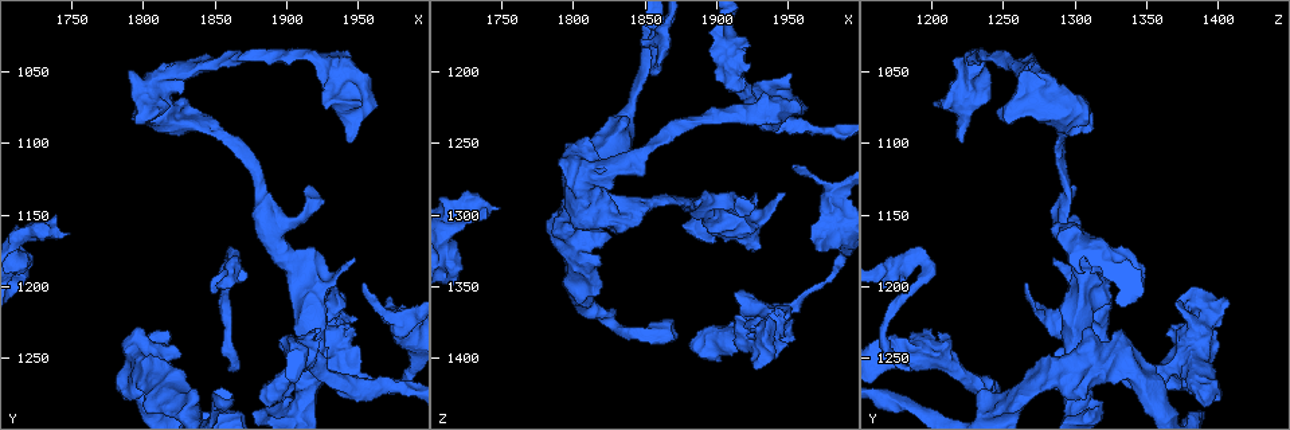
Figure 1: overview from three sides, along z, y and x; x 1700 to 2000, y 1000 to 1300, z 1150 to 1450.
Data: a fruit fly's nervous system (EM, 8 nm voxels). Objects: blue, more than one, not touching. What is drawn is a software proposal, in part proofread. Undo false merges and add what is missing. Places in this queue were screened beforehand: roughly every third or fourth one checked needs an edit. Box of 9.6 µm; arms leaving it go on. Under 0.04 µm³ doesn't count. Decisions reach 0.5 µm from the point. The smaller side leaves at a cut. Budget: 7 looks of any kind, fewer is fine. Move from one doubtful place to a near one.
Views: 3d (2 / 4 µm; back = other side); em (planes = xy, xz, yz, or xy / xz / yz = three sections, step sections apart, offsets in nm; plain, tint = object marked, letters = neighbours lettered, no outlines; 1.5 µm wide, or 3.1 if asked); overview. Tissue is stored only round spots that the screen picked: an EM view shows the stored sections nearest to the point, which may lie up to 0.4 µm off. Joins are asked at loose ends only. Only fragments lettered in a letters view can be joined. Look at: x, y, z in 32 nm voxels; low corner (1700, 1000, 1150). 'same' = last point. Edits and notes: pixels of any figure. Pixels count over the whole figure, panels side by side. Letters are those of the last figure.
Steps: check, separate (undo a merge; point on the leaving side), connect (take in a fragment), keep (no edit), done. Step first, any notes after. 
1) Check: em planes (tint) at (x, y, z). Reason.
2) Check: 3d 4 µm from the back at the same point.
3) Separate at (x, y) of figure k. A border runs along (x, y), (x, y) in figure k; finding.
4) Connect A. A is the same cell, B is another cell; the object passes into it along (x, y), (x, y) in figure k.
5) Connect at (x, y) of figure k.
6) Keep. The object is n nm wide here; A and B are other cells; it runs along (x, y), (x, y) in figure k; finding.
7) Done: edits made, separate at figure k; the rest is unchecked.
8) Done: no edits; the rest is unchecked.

Check: em planes (tint) at (1910, 1248, 1194). A fork.

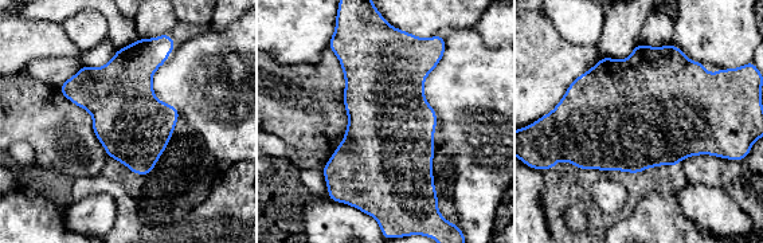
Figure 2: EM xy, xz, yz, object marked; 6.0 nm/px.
Check: em planes (letters) at the same point.

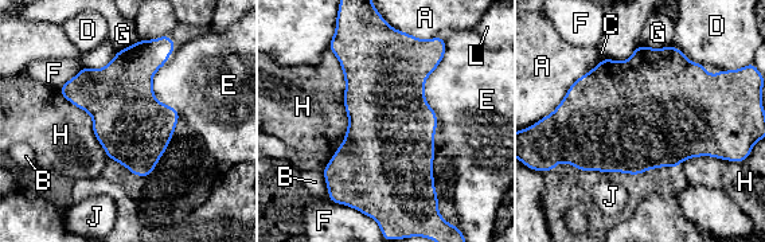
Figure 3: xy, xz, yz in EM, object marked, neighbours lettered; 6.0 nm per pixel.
Keep. The object is 440 nm wide here; A, B, C, D, E, F, G, H, J and L are other cells; a border runs along (336, 57), (347, 131), (321, 171) in figure 3; continuous, no second neuron.

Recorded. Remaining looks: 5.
Check: 3d 2 µm from the back at (1944, 1100, 1220). Branch stops here.

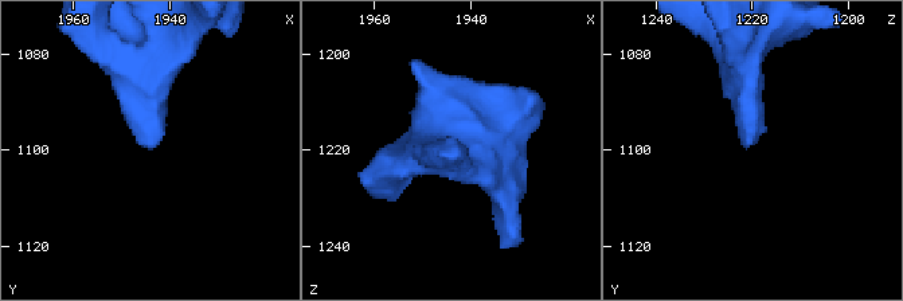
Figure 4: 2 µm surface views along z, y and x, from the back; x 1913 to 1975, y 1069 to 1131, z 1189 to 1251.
Check: em planes (letters) at (1944, 1100, 1221). Now the EM.

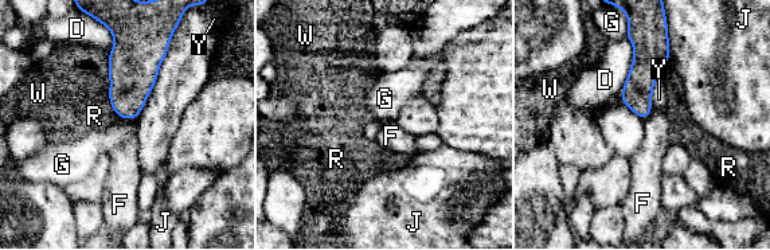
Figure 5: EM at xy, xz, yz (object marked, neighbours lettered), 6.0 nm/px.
Keep. The object is 170 nm wide here; D, F, G, J, R, W and Y are other cells; a border runs along (622, 101), (643, 120) in figure 5; no lettered fragment goes on from it.

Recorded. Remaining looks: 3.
Check: em planes (plain) at (1886, 1284, 1392). An open end.

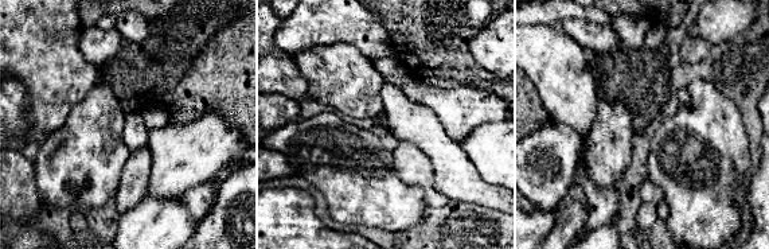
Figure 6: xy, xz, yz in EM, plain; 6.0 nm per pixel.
Check: em planes (letters) at the same point. What lies round it.

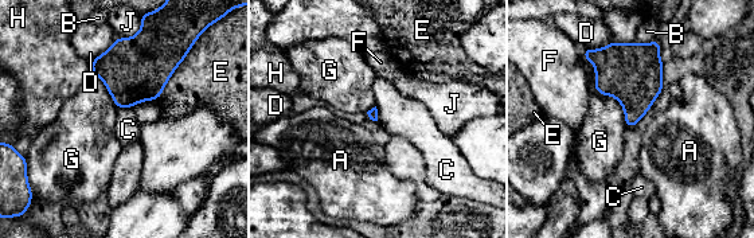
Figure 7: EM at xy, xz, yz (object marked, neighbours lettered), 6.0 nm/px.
Keep. A, B, C, D, E, F, G, H and J are other cells; a border runs along (582, 51), (626, 128) in figure 7; none of them fits.

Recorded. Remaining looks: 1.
Done: no edits; the rest is unchecked.

